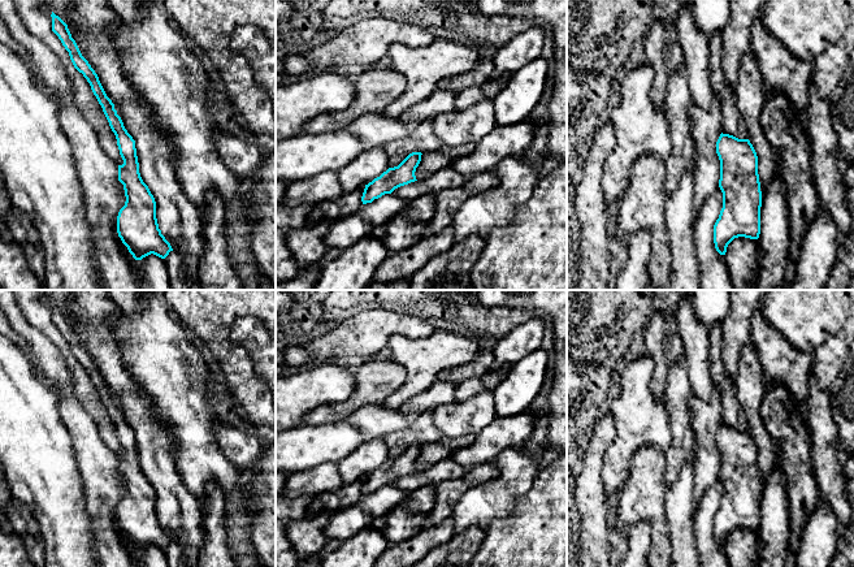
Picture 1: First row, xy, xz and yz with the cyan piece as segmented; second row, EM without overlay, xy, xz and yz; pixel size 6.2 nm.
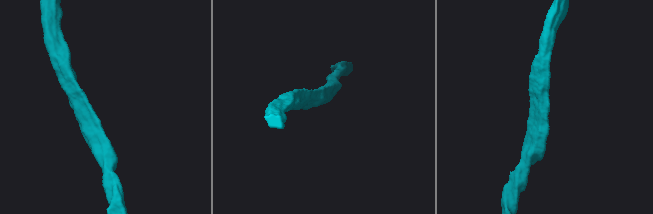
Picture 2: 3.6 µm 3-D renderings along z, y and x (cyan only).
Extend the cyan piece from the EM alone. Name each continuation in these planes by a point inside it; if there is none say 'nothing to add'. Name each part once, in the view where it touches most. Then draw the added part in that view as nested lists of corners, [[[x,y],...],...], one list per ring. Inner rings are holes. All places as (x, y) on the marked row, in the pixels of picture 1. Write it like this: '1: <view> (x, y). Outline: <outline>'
nothing to add

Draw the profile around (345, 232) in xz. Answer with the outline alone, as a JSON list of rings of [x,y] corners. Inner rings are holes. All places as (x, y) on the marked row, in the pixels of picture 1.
[[[393,192],[385,194],[372,203],[363,204],[355,213],[331,221],[324,243],[343,251],[357,241],[370,237],[378,225],[391,220],[406,205],[407,202]]]

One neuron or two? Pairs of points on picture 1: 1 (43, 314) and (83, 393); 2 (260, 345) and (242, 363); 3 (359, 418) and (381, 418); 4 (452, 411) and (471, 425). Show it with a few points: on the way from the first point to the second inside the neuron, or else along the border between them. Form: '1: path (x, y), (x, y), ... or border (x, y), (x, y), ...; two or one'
1: path (52, 333), (64, 347), (78, 373); one
2: border (230, 330), (229, 340), (246, 350), (261, 380); two
3: path (364, 418), (376, 418); one
4: path (456, 415), (467, 421); one

